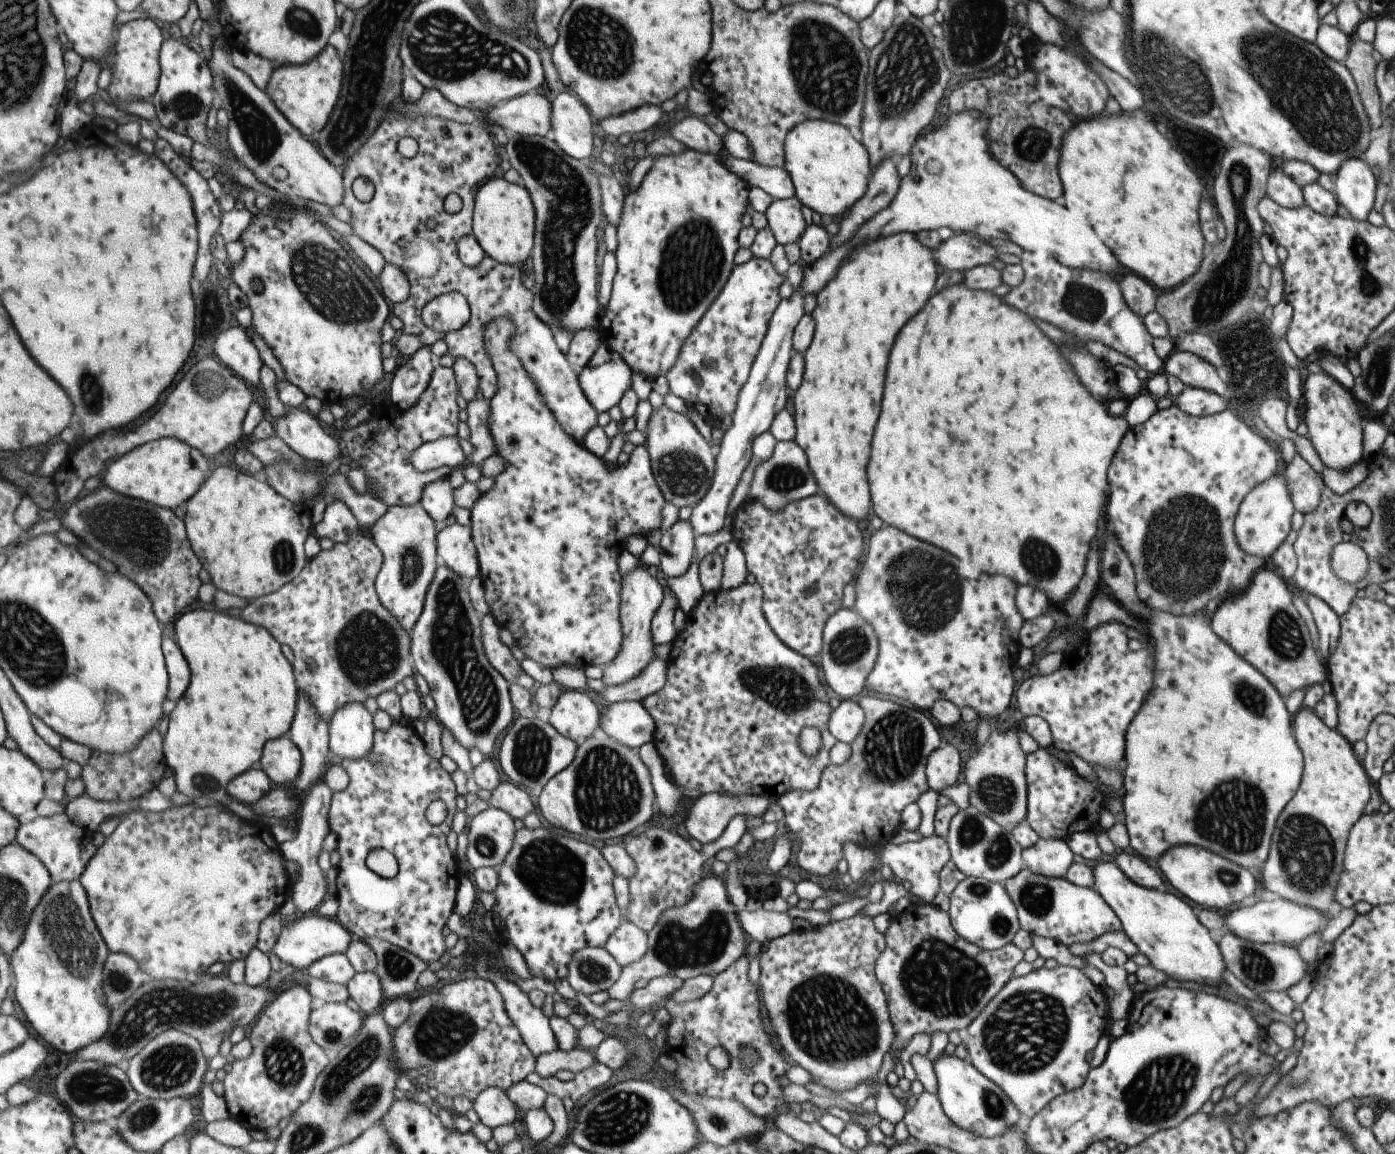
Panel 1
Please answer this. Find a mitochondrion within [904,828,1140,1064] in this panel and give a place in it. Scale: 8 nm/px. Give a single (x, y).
(1038, 899)

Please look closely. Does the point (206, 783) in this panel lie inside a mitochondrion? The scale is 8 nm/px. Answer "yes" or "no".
no

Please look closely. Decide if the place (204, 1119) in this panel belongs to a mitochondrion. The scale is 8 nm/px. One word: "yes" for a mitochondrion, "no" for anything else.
no

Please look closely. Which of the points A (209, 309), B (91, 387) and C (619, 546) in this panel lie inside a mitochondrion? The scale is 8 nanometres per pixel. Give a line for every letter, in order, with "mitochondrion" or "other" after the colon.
A: mitochondrion
B: mitochondrion
C: other

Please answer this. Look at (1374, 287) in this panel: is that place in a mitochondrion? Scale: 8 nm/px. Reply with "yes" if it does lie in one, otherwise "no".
yes

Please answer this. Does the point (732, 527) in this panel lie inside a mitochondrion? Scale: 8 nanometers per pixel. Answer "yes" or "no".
no

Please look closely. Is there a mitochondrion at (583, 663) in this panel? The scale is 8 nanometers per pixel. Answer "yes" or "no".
no

